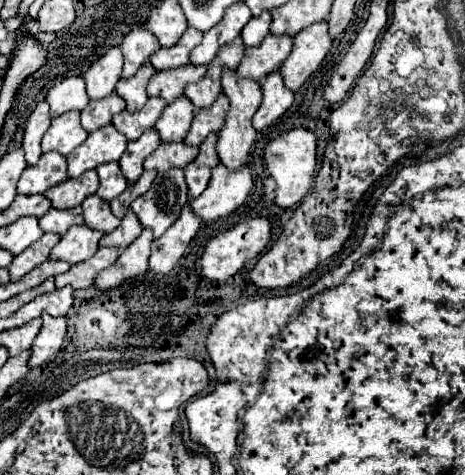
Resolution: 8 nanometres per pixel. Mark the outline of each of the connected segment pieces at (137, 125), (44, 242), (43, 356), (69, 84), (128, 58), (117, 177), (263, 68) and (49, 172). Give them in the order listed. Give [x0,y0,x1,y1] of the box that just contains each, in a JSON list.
[[113,97,165,141],[9,233,59,281],[27,313,67,369],[45,77,89,119],[121,27,161,79],[95,163,127,201],[237,35,293,83],[17,153,67,195]]

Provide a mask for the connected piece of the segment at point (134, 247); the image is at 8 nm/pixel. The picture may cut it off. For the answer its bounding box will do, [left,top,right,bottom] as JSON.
[95,229,153,291]

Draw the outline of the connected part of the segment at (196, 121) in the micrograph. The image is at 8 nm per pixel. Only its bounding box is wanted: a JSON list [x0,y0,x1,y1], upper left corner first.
[185,93,229,147]

